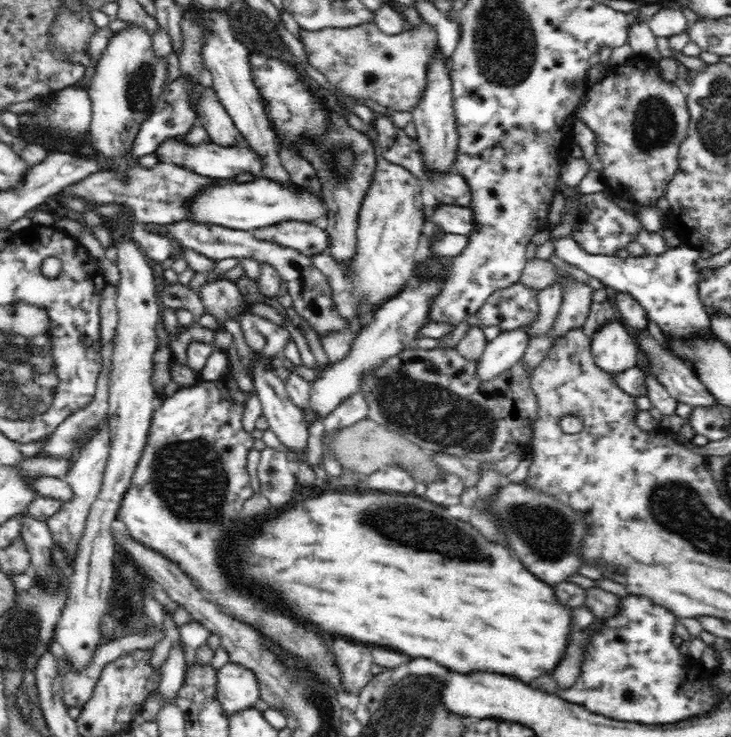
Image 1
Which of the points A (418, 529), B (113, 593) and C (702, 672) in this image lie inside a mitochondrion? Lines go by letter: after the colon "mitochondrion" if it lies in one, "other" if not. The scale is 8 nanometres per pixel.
A: mitochondrion
B: other
C: other

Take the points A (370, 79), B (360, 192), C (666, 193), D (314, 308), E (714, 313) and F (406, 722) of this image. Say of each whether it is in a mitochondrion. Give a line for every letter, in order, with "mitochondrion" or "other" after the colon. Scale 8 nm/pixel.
A: other
B: other
C: other
D: other
E: other
F: mitochondrion

